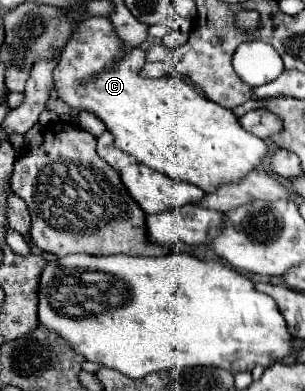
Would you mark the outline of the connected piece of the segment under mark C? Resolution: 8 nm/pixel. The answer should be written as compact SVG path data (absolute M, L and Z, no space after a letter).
M89 17L77 25L73 37L67 41L61 61L53 71L53 89L71 109L89 111L99 117L107 125L107 131L113 135L115 145L121 151L133 155L137 161L159 173L183 183L193 183L207 193L215 191L223 183L241 181L241 177L261 165L261 161L269 155L265 141L247 133L231 109L209 101L185 79L171 75L159 79L143 77L141 71L145 63L145 51L139 47L127 49L125 41L121 41L107 17Z

